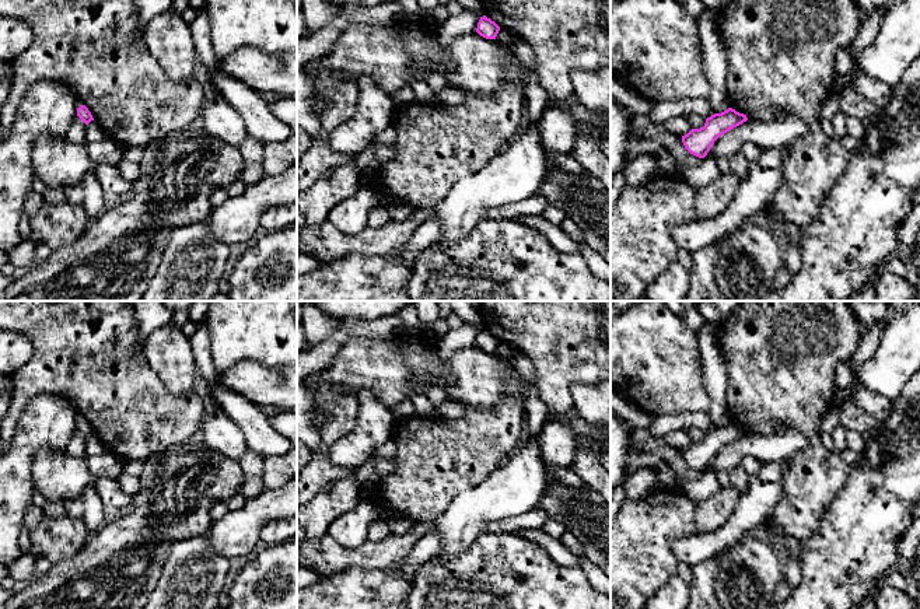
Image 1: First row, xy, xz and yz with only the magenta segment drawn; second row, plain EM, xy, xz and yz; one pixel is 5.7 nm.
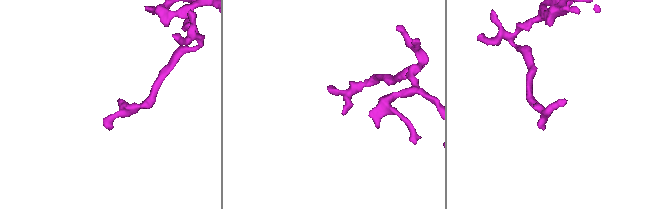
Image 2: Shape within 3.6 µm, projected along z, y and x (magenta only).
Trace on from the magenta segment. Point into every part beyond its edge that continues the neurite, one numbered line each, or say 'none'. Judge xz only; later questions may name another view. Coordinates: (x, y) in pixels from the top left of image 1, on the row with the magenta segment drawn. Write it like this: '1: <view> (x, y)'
none

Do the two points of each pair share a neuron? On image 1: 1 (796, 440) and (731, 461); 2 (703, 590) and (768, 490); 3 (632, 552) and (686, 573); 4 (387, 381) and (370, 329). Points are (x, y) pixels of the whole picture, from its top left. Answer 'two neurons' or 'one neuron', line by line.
1: one neuron
2: two neurons
3: two neurons
4: two neurons

